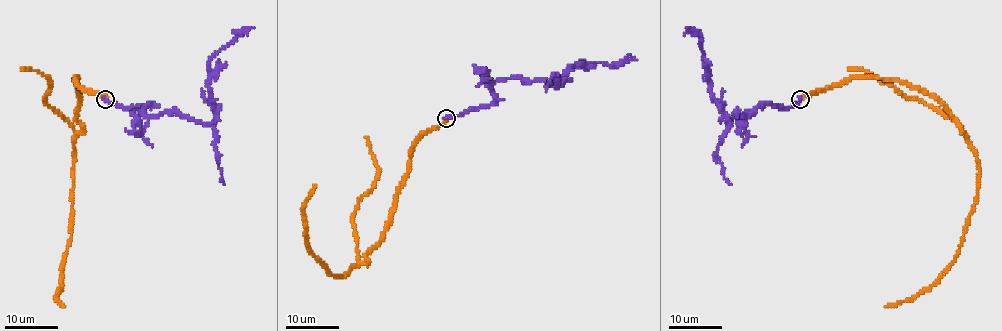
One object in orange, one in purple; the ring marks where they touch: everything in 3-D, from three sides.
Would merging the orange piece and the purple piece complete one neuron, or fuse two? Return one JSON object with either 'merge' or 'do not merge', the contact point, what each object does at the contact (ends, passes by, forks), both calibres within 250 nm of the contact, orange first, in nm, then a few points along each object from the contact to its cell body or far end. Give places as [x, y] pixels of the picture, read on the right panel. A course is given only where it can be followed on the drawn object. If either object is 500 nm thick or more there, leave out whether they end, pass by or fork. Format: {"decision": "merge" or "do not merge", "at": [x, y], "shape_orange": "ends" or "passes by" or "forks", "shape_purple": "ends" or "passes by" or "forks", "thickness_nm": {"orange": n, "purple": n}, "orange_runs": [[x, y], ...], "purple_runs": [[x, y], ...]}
{"decision": "do not merge", "at": [800, 99], "shape_orange": "ends", "shape_purple": "ends", "thickness_nm": {"orange": 360, "purple": 320}, "orange_runs": [[801, 98], [849, 77], [907, 83], [943, 105], [976, 154], [976, 203], [955, 259], [933, 284], [885, 306]], "purple_runs": [[801, 98], [788, 108], [760, 104], [745, 116], [734, 113], [728, 122], [710, 89], [699, 35], [687, 27]]}

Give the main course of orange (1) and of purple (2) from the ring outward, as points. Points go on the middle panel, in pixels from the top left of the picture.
1: (446, 119), (422, 133), (410, 155), (368, 262), (341, 277), (310, 251), (302, 210), (315, 185)
2: (446, 119), (486, 107), (496, 80), (562, 84), (580, 62), (616, 66), (636, 59)

